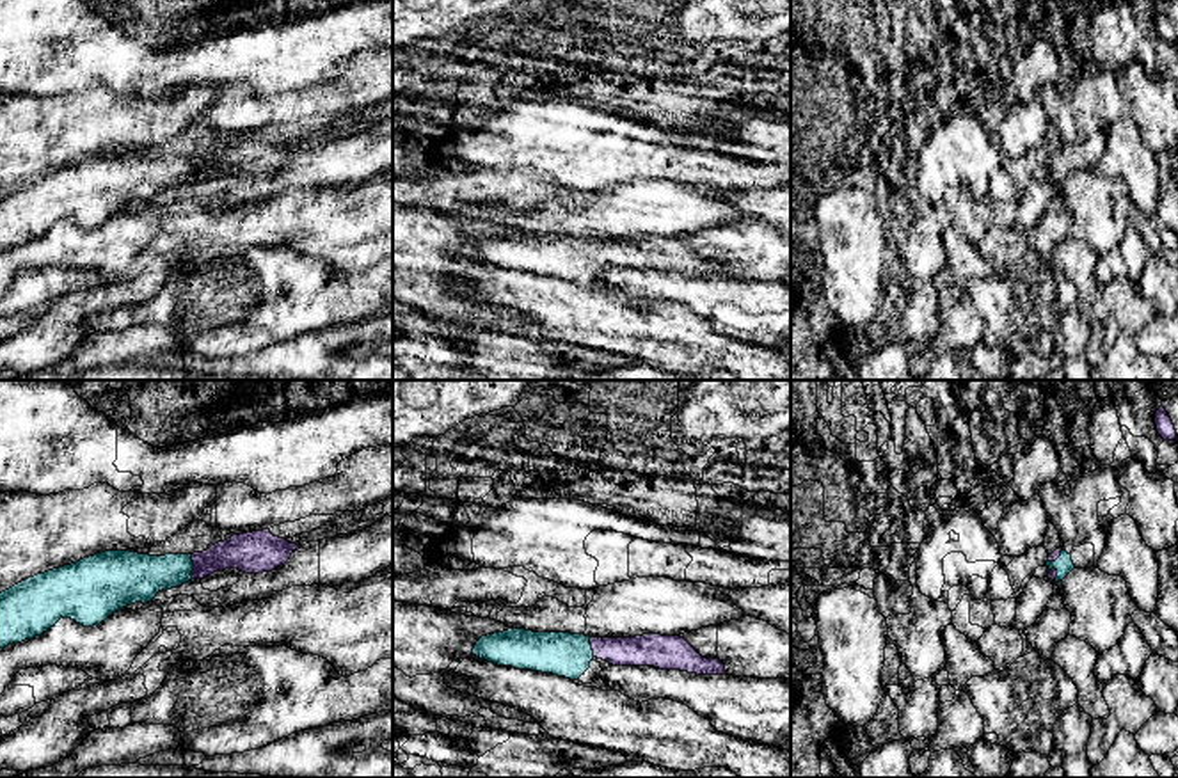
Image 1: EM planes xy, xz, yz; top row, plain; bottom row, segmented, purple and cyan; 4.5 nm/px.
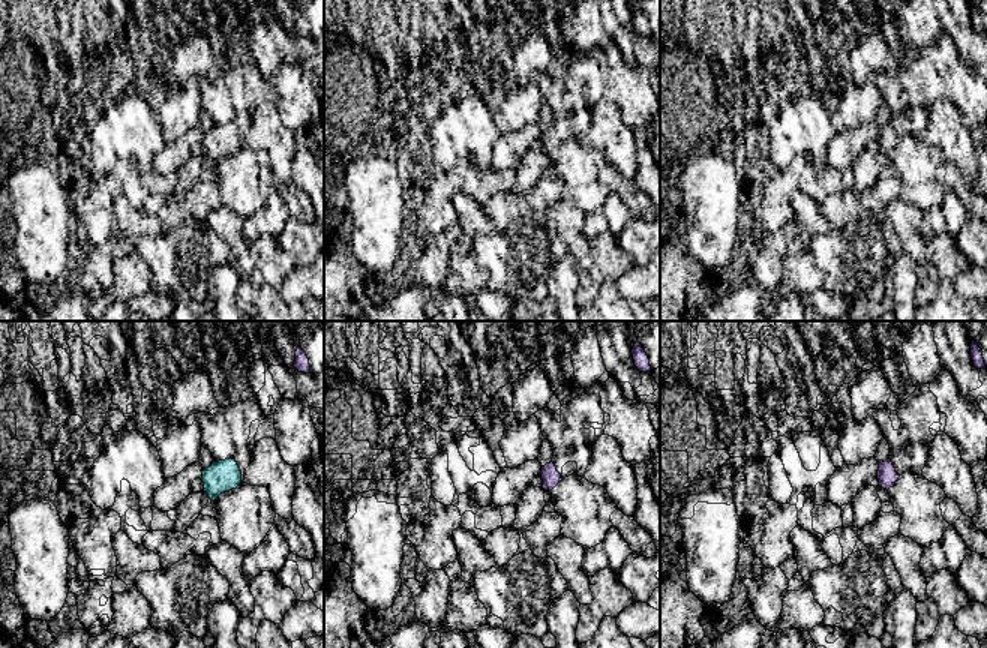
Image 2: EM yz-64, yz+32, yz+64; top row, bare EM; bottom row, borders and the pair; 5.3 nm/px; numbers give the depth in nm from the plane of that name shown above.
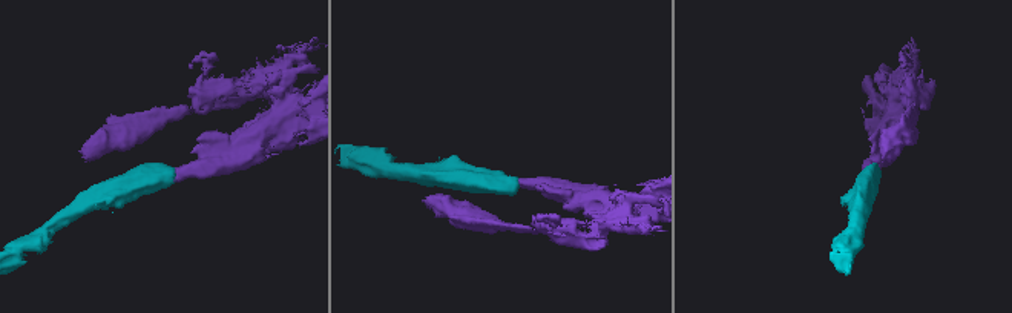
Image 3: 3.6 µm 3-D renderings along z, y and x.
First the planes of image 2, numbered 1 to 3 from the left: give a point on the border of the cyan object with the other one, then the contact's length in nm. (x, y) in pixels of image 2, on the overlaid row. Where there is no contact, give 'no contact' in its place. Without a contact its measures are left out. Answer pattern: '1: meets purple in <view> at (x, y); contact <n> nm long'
1: no contact
2: no contact
3: no contact

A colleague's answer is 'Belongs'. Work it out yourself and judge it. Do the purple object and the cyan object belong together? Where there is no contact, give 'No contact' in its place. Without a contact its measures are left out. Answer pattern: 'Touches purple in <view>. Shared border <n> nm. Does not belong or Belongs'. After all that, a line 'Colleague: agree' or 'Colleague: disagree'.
Touches purple in xy. Shared border 110 nm. Belongs
Colleague: agree

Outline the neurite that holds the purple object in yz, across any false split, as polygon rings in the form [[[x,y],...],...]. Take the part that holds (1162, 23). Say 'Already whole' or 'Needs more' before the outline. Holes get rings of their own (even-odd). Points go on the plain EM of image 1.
Already whole. [[[1162,7],[1155,14],[1155,28],[1157,28],[1158,37],[1164,43],[1176,43],[1174,27],[1173,27],[1171,20],[1167,18],[1167,14],[1166,14],[1166,11]]]

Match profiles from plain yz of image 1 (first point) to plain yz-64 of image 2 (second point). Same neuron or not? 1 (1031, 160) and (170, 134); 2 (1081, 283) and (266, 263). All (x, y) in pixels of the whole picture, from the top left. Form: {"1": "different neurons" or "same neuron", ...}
{"1": "different neurons", "2": "different neurons"}

